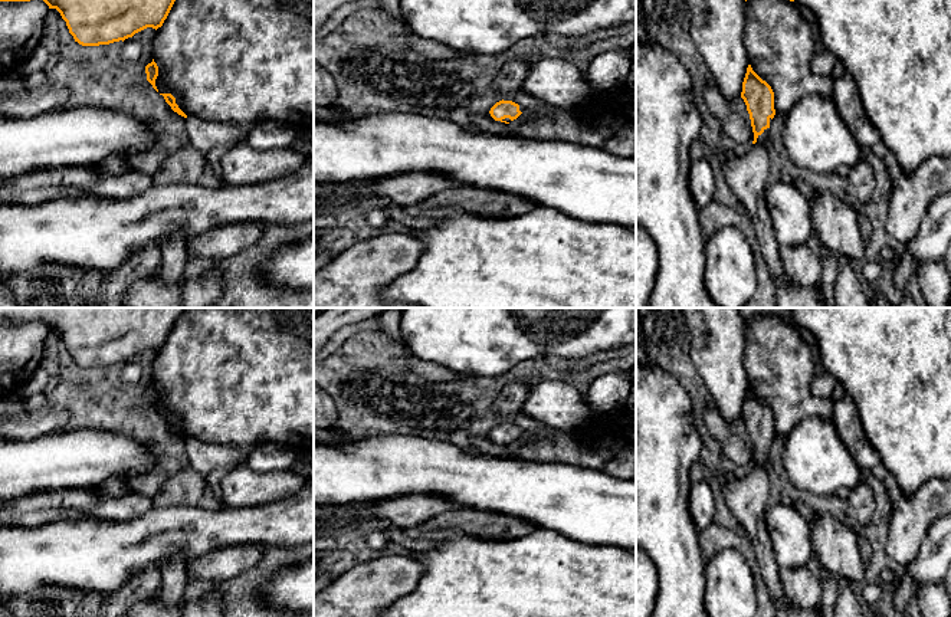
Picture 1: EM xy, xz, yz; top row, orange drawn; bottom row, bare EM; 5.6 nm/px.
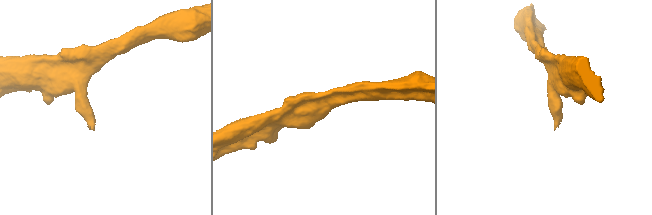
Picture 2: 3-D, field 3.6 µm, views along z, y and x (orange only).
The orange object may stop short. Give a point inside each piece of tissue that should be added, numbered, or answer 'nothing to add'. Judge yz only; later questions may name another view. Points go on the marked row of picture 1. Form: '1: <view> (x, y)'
1: yz (747, 174)

